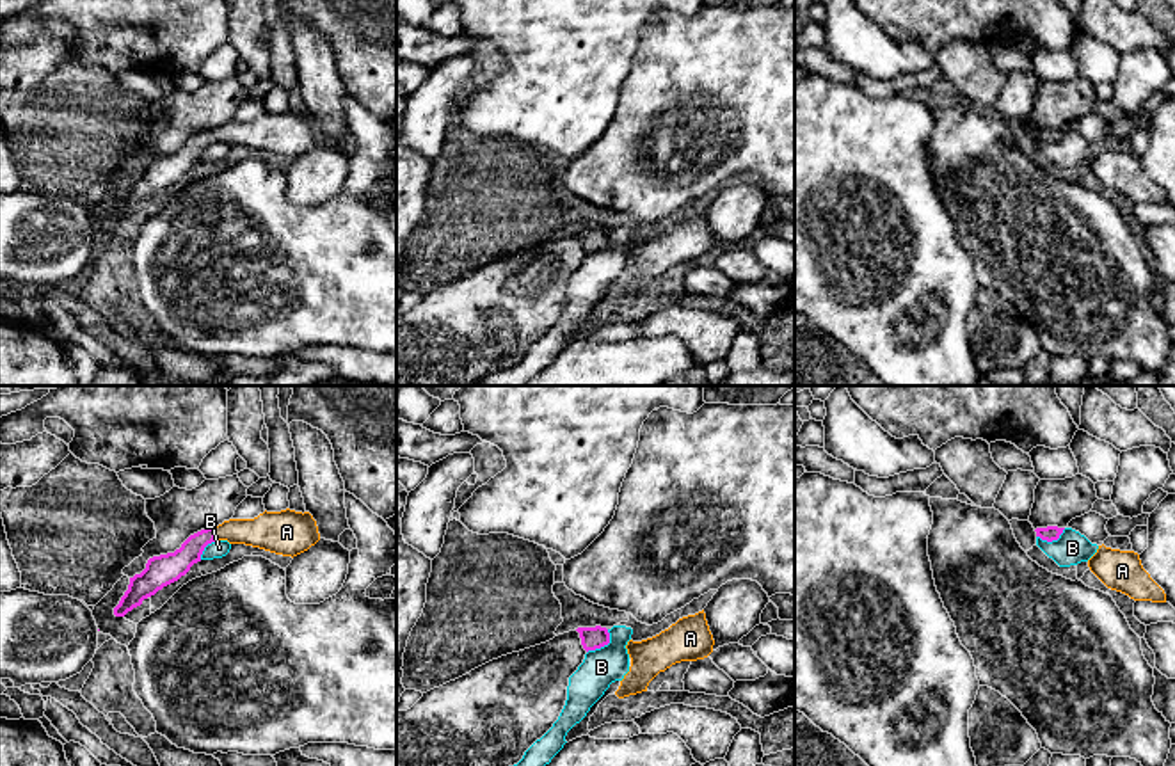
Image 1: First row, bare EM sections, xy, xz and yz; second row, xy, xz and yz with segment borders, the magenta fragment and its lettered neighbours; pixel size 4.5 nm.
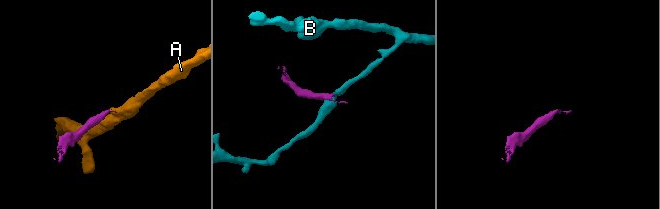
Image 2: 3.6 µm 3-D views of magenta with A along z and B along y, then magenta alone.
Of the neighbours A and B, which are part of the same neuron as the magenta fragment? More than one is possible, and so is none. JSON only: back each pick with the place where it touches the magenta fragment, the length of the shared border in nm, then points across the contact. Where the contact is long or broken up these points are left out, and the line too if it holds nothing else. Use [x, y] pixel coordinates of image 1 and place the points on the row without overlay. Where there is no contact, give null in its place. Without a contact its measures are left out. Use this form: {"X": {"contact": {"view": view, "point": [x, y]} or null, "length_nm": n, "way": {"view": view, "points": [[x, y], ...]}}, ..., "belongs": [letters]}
{"A": {"contact": {"view": "xy", "point": [214, 135]}, "length_nm": 70, "way": {"view": "xy", "points": [[173, 167], [203, 139], [214, 135], [269, 132]]}}, "belongs": ["A"]}

